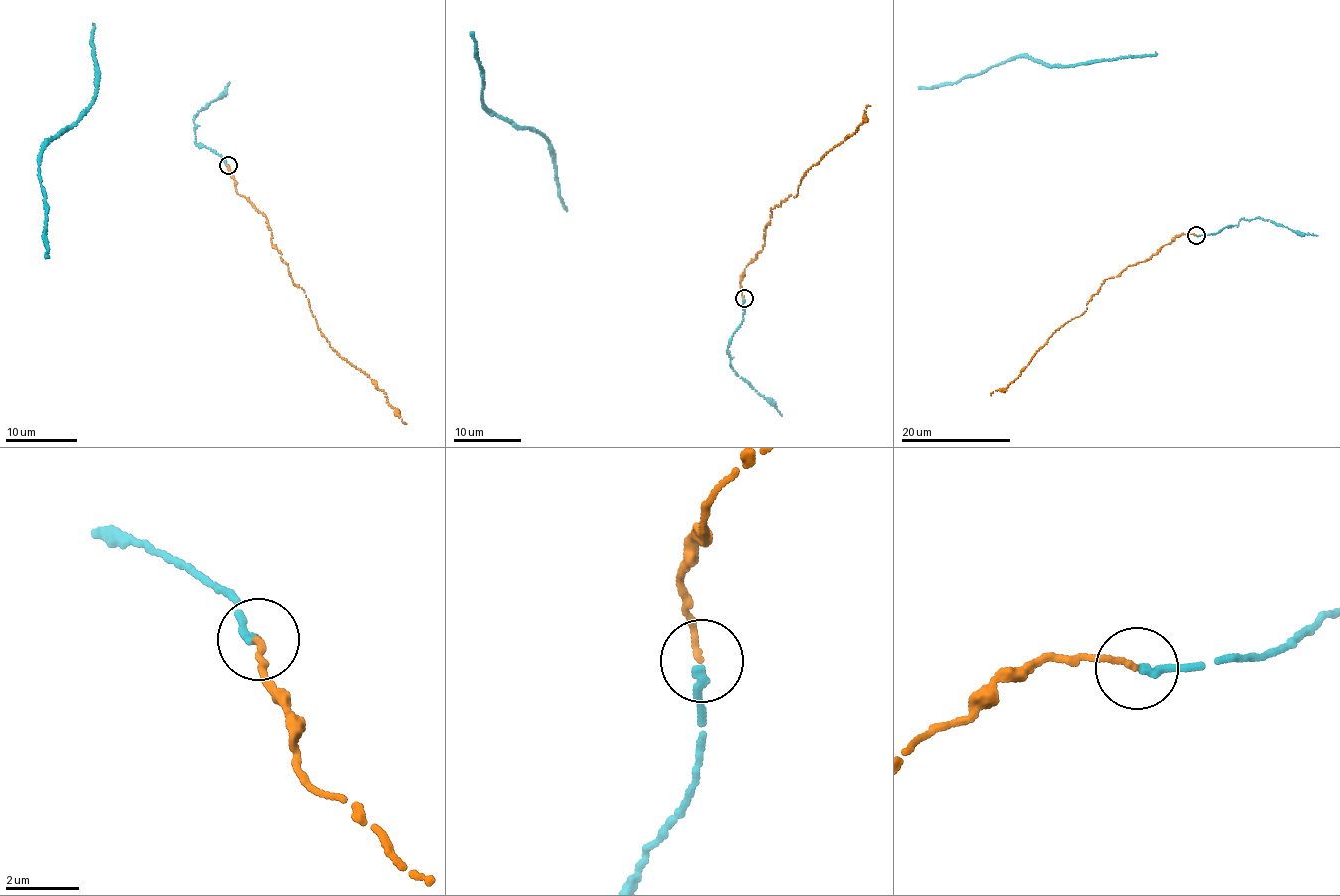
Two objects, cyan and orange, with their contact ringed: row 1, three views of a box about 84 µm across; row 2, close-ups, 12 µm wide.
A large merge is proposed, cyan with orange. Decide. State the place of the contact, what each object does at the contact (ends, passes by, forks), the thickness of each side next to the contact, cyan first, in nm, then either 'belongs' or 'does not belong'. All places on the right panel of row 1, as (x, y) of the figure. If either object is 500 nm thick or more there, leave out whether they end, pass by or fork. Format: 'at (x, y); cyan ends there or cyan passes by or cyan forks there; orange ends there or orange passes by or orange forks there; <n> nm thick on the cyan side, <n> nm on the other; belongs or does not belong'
at (1196, 235); cyan ends there; orange ends there; 240 nm thick on the cyan side, 150 nm on the other; belongs

